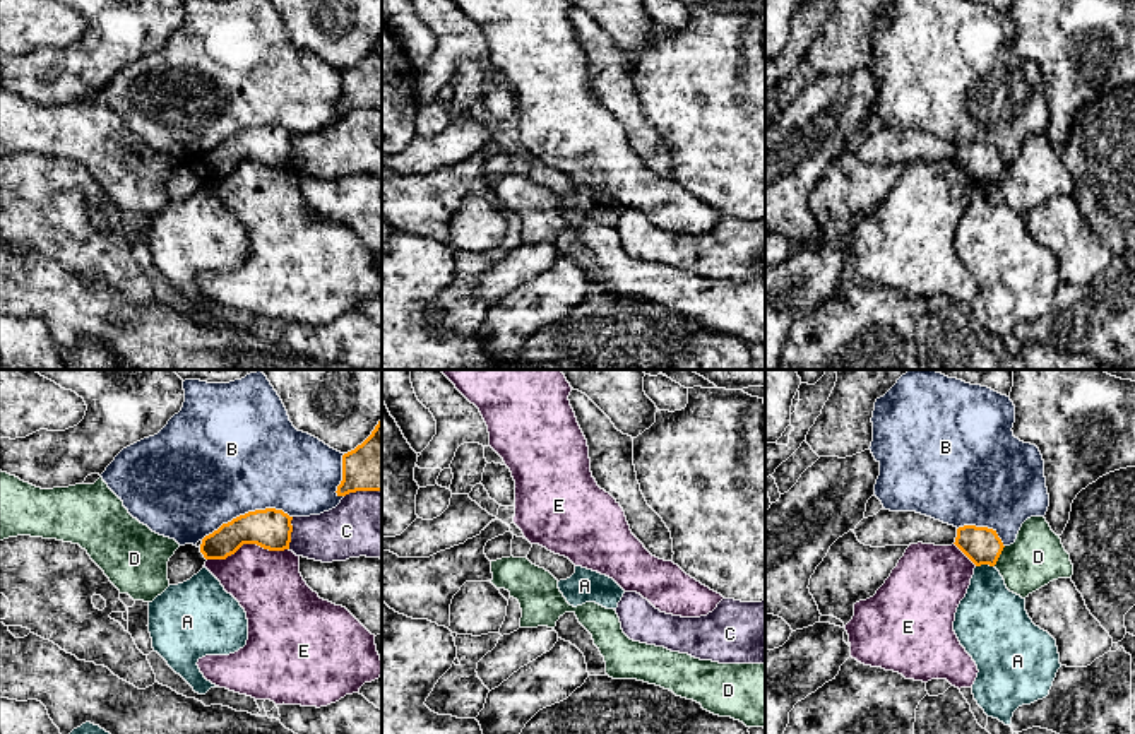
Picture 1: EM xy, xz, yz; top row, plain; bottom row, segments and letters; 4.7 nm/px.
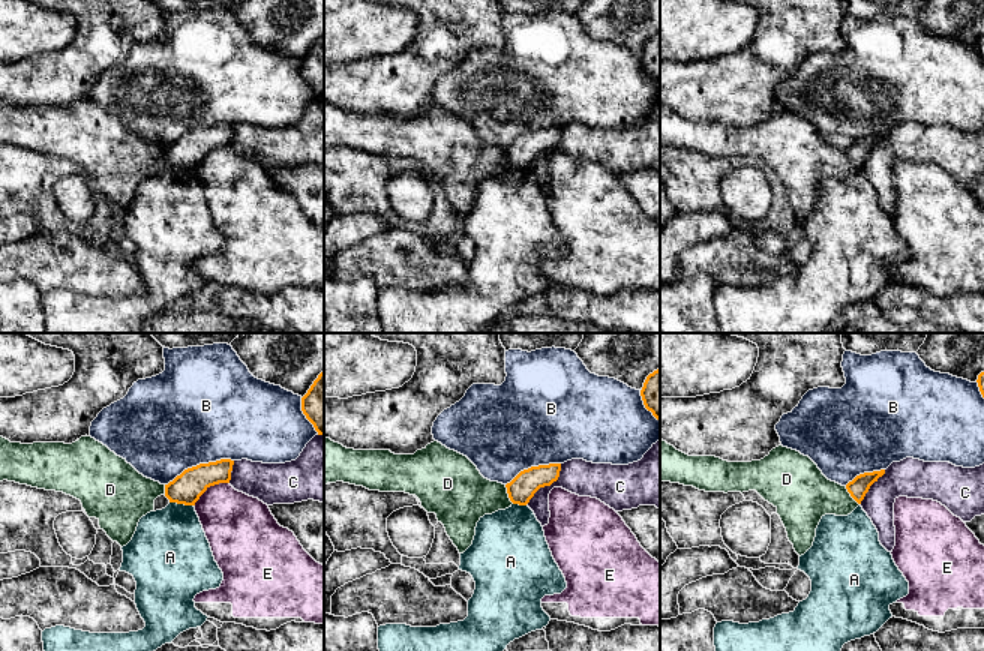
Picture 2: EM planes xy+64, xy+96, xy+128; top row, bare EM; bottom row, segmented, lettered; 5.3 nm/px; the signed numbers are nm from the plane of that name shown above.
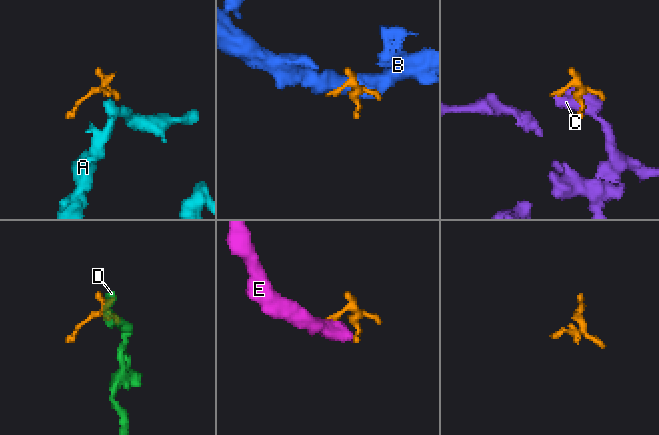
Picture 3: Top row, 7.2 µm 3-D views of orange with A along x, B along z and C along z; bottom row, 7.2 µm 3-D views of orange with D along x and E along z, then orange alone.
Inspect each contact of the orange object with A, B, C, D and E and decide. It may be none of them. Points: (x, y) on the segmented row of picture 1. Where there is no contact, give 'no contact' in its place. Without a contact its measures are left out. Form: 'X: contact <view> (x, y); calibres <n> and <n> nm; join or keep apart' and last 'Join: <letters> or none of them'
A: contact yz (985, 563); calibres 170 and 300 nm; keep apart
B: contact xy (245, 514); calibres 190 and 500 nm; keep apart
C: contact xy (291, 531); calibres 190 and 240 nm; keep apart
D: contact yz (998, 556); calibres 170 and 260 nm; keep apart
E: contact xy (247, 543); calibres 190 and 320 nm; keep apart
Join: none of them

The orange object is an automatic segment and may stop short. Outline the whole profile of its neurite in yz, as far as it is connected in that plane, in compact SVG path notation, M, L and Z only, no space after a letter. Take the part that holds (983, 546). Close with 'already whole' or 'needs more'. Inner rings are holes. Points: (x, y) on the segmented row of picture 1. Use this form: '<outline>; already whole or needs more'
M976 525L959 527L954 544L976 566L981 566L981 565L995 566L1005 548L996 530L988 527L976 527Z; already whole

